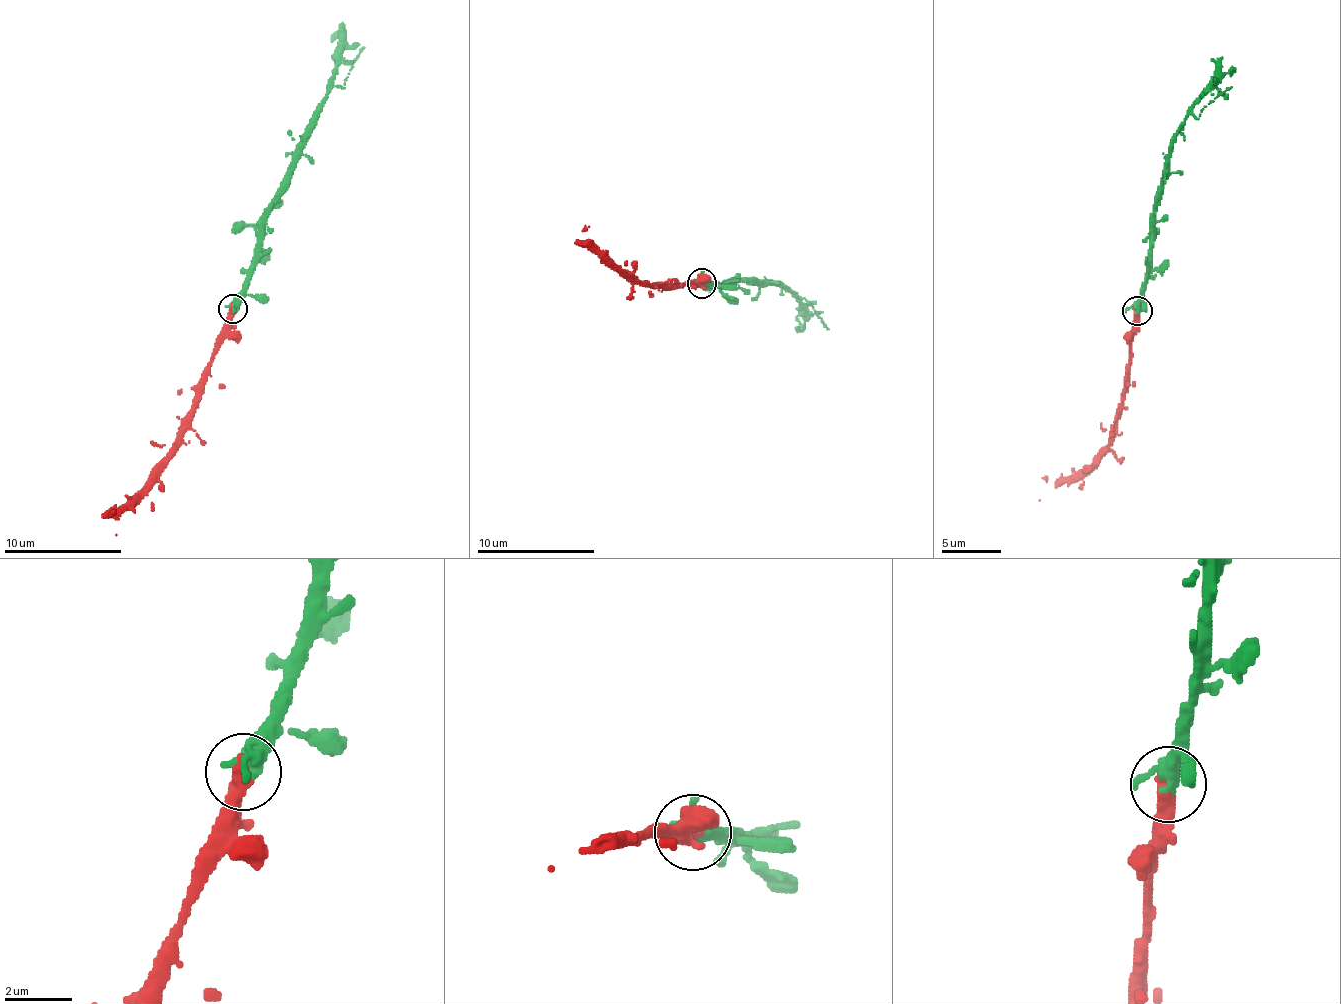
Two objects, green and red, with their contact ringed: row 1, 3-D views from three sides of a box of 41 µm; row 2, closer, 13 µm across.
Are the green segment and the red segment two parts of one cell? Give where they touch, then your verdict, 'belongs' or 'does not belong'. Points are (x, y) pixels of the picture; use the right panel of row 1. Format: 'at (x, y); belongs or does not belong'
at (1137, 310); belongs

